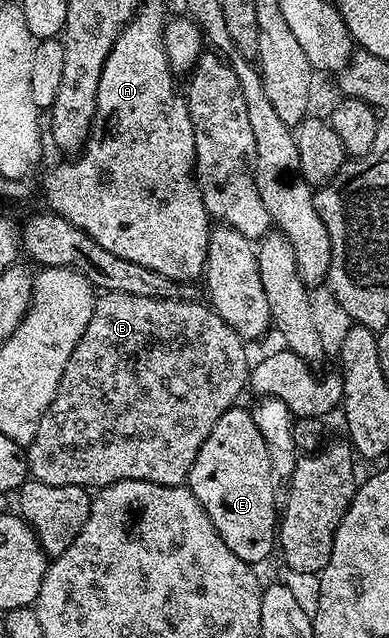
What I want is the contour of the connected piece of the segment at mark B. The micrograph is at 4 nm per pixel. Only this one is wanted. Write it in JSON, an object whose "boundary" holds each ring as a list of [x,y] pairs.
{"boundary":[[[104,292],[97,297],[96,307],[92,310],[90,324],[86,324],[86,332],[82,332],[82,340],[74,348],[70,360],[66,364],[66,372],[62,372],[62,380],[58,384],[58,392],[46,408],[42,420],[38,424],[38,432],[34,440],[26,448],[28,455],[28,473],[35,481],[55,486],[82,486],[85,488],[103,488],[122,480],[146,480],[163,486],[182,486],[188,481],[188,473],[210,432],[214,432],[214,424],[222,420],[222,416],[231,406],[241,401],[240,393],[248,386],[250,361],[244,351],[245,339],[238,337],[229,326],[216,315],[211,305],[203,301],[184,302],[181,298],[151,298],[150,296],[130,296],[126,292]]]}

